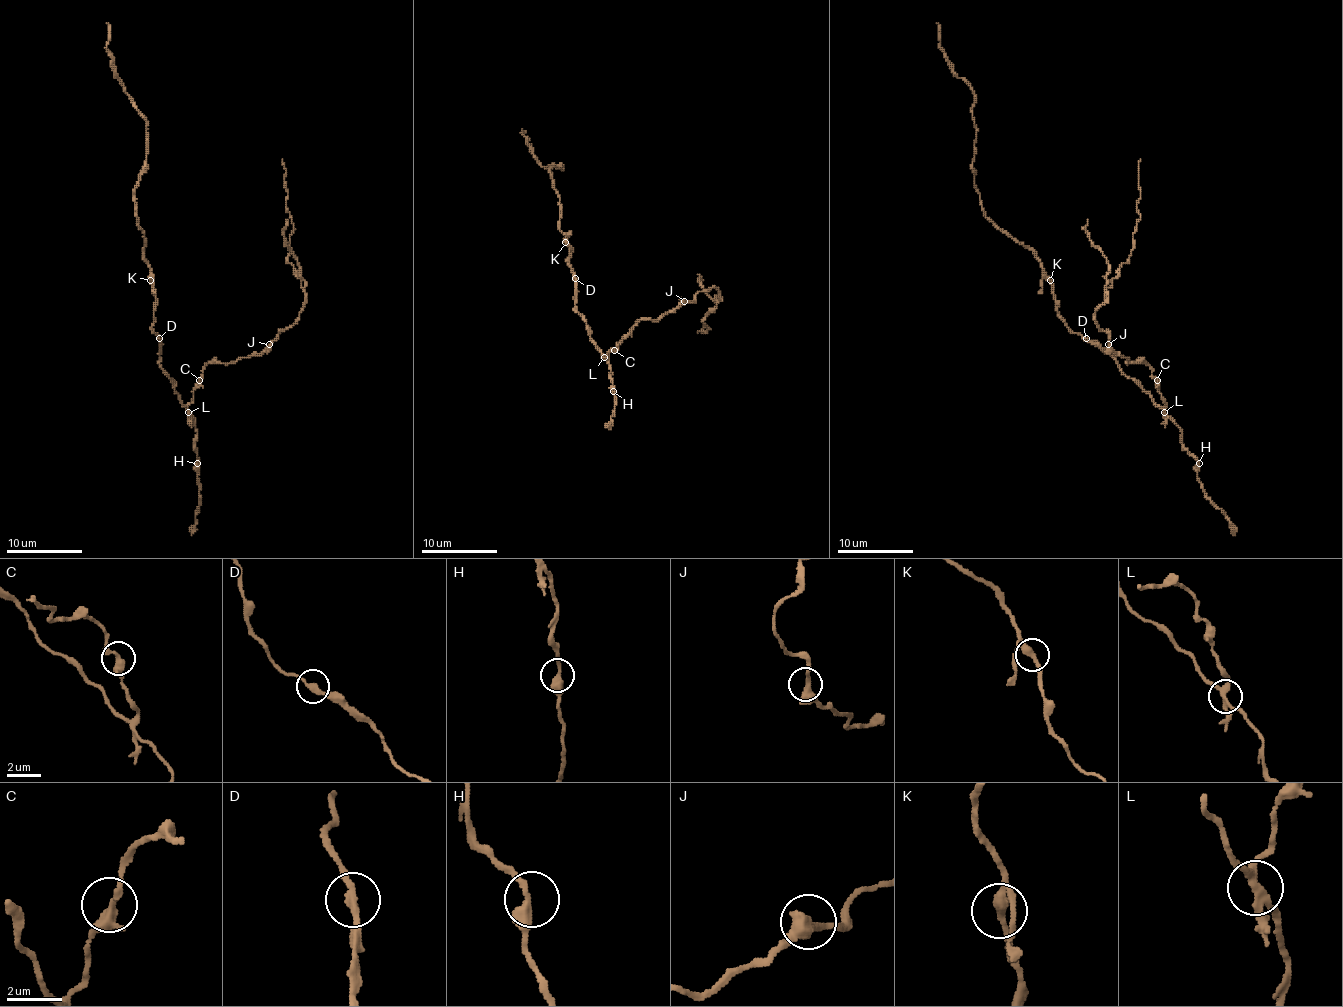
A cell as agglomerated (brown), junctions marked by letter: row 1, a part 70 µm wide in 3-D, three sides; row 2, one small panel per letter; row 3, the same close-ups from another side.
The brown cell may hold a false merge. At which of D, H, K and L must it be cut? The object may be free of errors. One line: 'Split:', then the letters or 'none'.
Split: L

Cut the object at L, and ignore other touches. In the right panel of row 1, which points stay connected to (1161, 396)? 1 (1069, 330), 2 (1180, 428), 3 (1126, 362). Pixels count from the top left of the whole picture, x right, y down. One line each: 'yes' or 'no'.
1: no
2: no
3: yes

